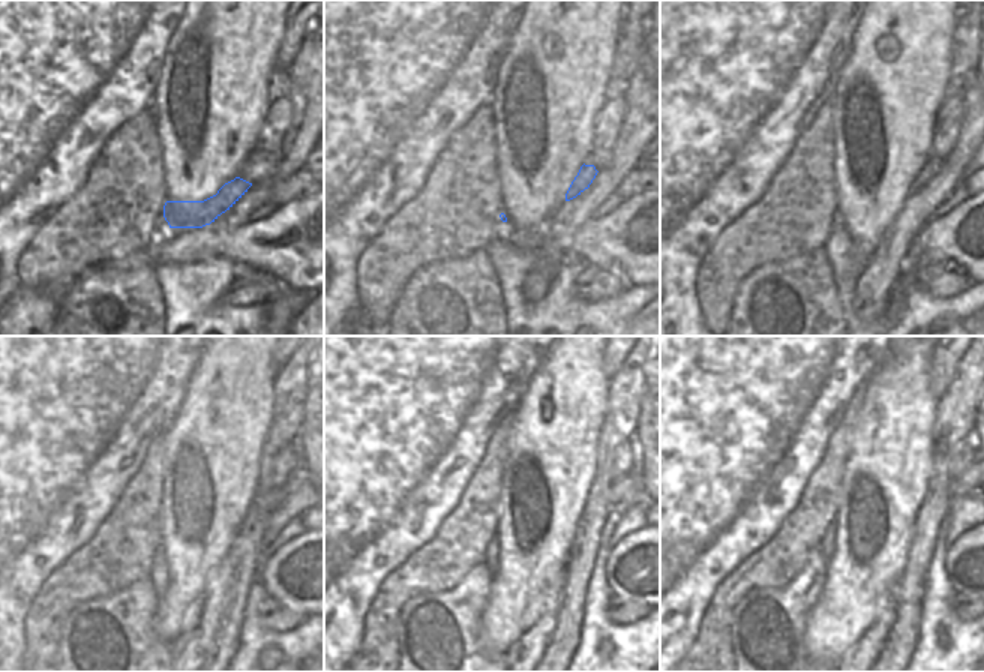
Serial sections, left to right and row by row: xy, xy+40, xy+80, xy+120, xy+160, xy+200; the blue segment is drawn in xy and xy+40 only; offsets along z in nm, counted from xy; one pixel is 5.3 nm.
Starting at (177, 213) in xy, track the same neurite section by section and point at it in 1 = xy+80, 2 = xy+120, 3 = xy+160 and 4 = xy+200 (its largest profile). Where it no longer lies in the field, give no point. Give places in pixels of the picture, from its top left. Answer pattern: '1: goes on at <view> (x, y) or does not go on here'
1: goes on at xy+80 (926, 171)
2: goes on at xy+120 (269, 500)
3: goes on at xy+160 (629, 482)
4: goes on at xy+200 (965, 483)

